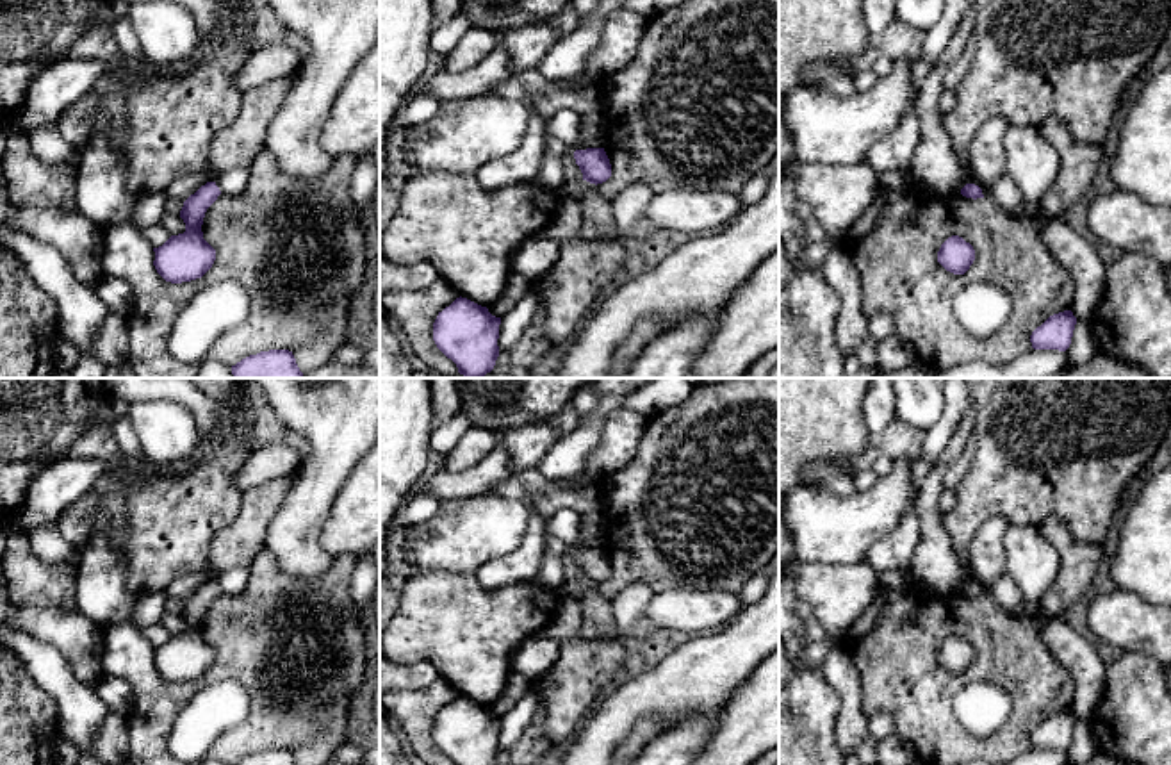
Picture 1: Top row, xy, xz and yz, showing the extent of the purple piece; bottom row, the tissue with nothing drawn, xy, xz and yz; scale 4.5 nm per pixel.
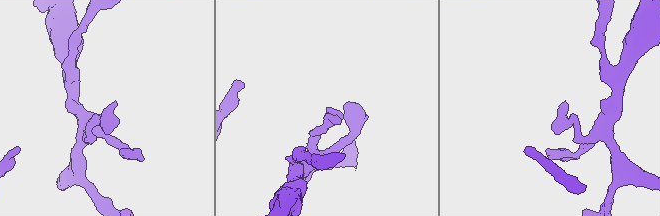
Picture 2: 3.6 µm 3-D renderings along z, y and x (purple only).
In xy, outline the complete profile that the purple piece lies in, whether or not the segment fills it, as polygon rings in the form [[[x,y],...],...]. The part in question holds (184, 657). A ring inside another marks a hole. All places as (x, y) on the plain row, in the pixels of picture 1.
[[[207,581],[191,594],[180,610],[185,631],[171,635],[162,646],[153,647],[157,672],[171,683],[201,678],[216,660],[216,649],[203,638],[201,624],[207,608],[221,594],[216,581]]]

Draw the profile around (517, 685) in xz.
[[[512,672],[508,681],[506,681],[506,688],[501,694],[499,699],[495,699],[490,706],[488,712],[495,717],[503,717],[504,713],[508,713],[517,703],[519,699],[529,690],[533,688],[533,683],[520,676]]]

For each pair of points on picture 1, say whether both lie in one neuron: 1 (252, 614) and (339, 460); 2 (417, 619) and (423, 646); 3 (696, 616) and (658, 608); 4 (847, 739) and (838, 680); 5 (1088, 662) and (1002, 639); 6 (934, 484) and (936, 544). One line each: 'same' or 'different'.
1: different
2: same
3: same
4: same
5: different
6: same

